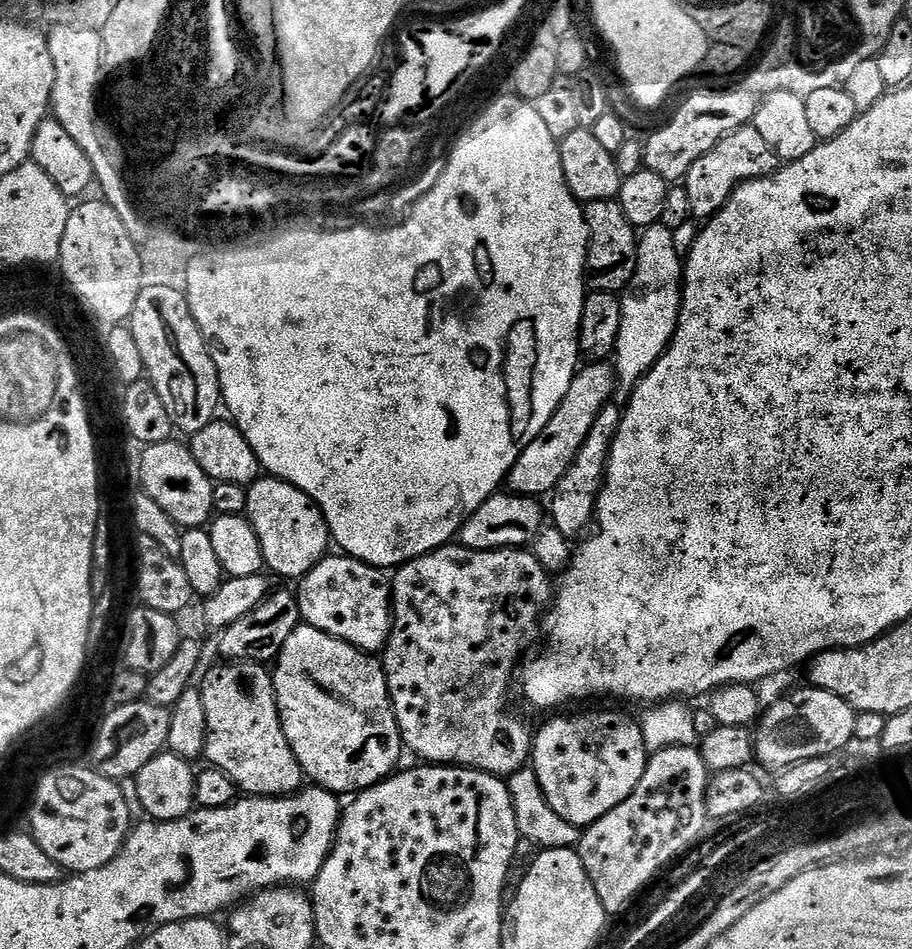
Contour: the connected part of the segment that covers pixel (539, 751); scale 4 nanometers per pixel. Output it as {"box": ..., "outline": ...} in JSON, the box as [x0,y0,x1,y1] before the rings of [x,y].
{"box":[530,712,650,830],"outline":[[[580,712],[577,716],[560,715],[564,714],[553,715],[556,716],[553,720],[548,720],[540,729],[538,727],[535,729],[530,767],[536,772],[538,785],[541,786],[542,794],[549,806],[553,808],[554,813],[576,828],[583,830],[589,828],[594,822],[598,822],[598,818],[610,814],[610,810],[614,810],[614,806],[622,806],[622,802],[626,802],[626,798],[630,798],[630,794],[634,794],[634,786],[638,786],[638,782],[642,782],[642,774],[648,765],[650,753],[647,750],[646,742],[643,741],[643,730],[639,723],[635,719],[632,721],[624,712]]]}

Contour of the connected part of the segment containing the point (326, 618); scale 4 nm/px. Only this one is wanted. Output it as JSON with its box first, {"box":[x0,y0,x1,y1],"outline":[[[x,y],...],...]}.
{"box":[298,554,392,653],"outline":[[[329,554],[303,576],[298,587],[303,623],[354,646],[359,652],[383,653],[392,633],[392,585],[381,569],[347,554]]]}

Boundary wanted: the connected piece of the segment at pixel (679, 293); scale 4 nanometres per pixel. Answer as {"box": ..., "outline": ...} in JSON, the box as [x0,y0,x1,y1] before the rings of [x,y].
{"box":[614,223,683,402],"outline":[[[658,223],[639,233],[638,262],[634,278],[620,296],[622,330],[614,353],[618,396],[627,402],[636,383],[660,360],[677,330],[683,296],[683,259],[675,252],[677,237],[665,224]]]}

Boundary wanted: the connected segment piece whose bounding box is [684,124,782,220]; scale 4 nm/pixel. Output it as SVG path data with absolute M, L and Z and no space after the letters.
M744 125L738 131L732 132L722 142L714 146L697 162L694 162L688 175L684 179L687 198L695 219L709 220L725 205L732 196L737 185L747 180L756 180L758 177L769 176L777 171L782 162L774 154L770 146L763 141L755 125Z

